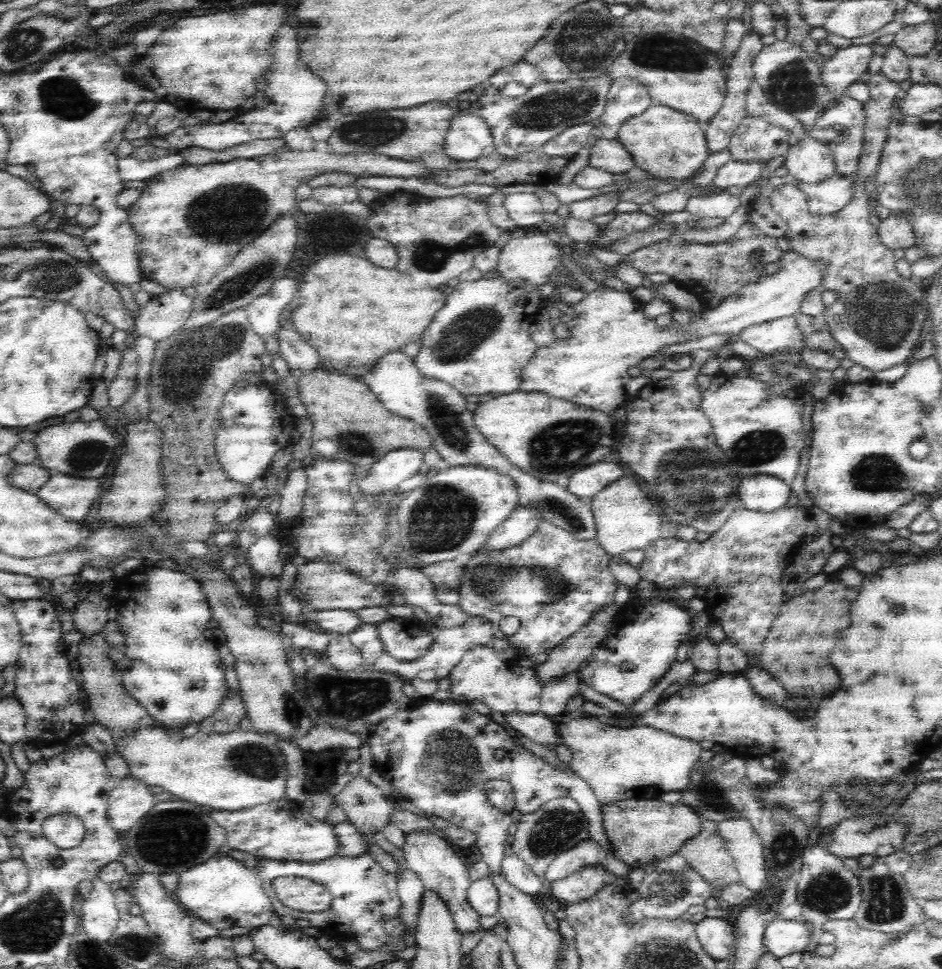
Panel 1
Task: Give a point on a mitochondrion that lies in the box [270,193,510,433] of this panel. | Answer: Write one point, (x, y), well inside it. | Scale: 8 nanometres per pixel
(459, 339)

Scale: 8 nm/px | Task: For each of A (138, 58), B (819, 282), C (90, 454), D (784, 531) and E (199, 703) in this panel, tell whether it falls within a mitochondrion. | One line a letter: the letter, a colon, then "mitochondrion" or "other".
A: other
B: other
C: mitochondrion
D: other
E: other

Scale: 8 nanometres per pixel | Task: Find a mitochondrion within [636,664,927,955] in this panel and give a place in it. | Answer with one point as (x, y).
(886, 904)

